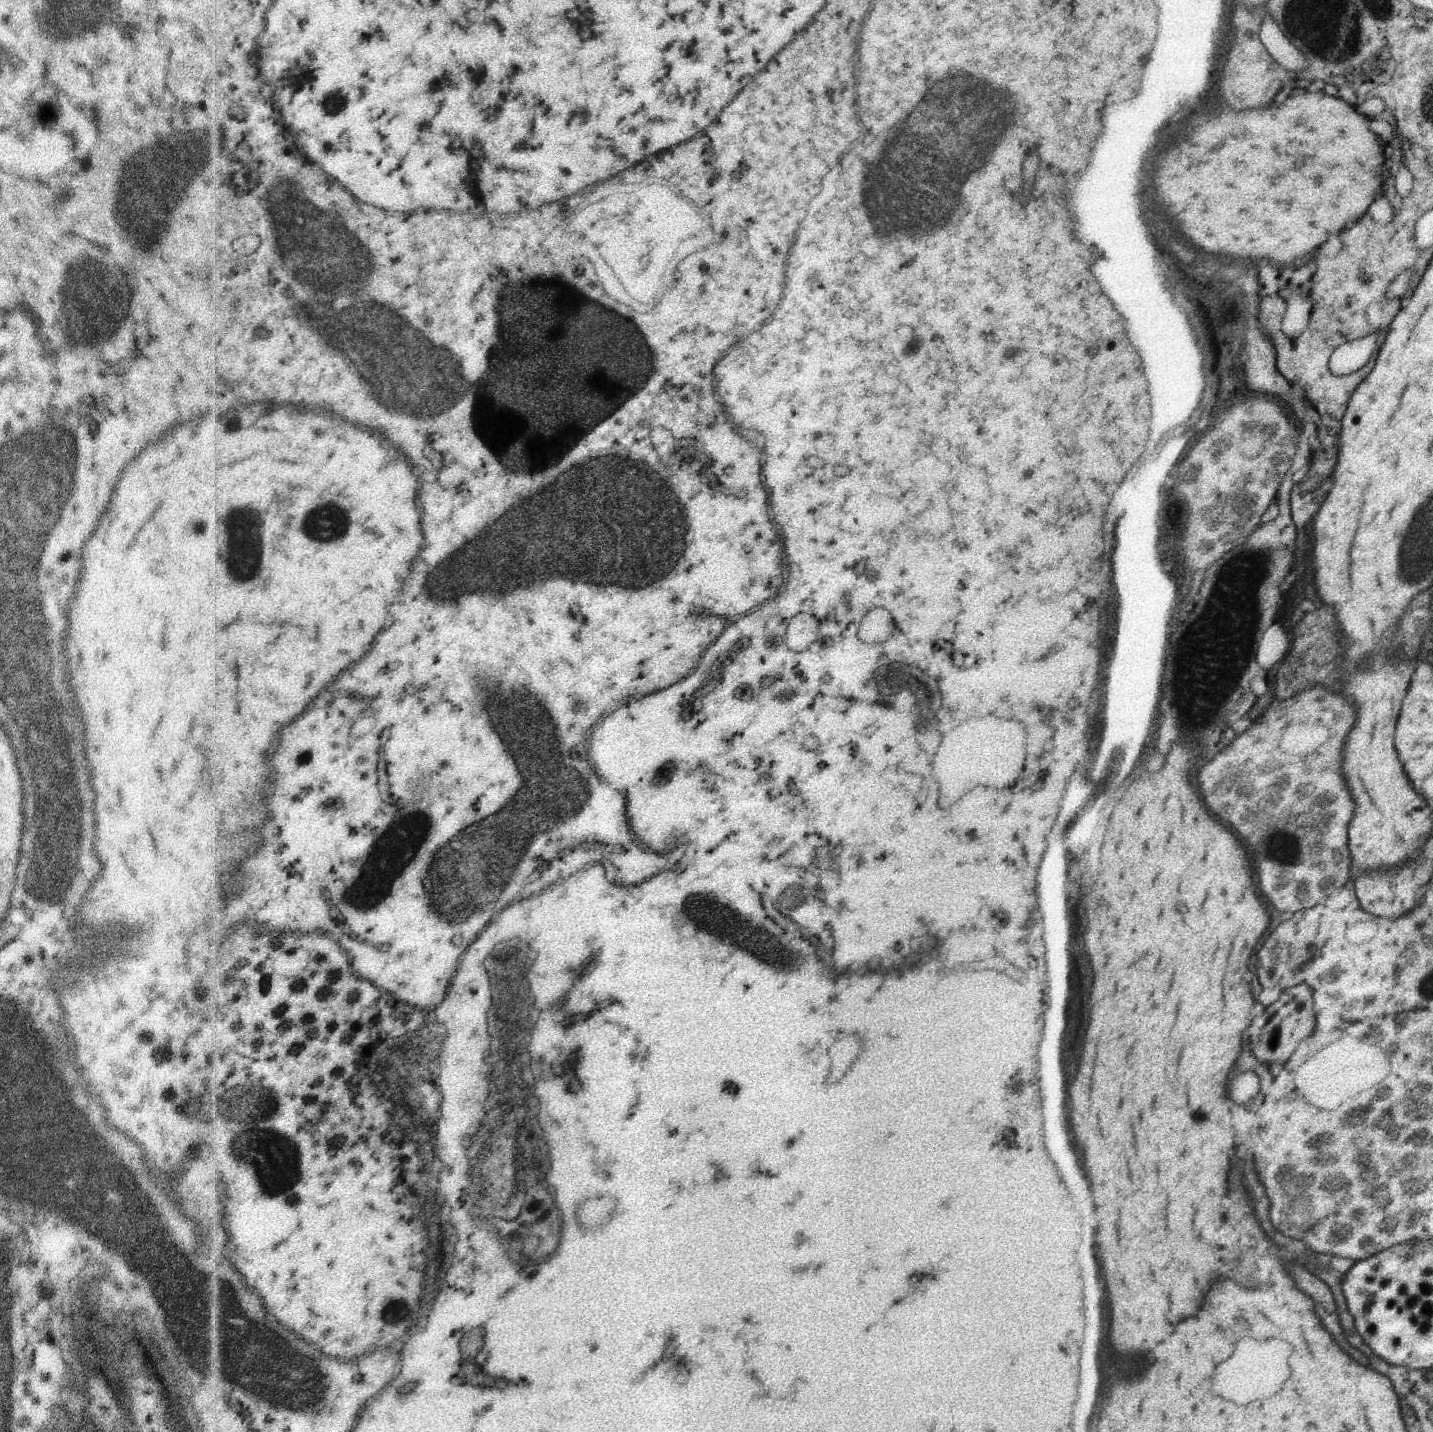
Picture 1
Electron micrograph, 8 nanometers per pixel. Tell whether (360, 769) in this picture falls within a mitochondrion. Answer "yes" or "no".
no

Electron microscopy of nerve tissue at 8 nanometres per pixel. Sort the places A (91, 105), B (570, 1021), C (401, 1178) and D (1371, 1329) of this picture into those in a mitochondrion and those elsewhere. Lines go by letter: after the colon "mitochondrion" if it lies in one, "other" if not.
A: other
B: other
C: other
D: other

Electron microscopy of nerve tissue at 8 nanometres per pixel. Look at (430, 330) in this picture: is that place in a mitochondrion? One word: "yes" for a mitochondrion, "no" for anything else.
yes

